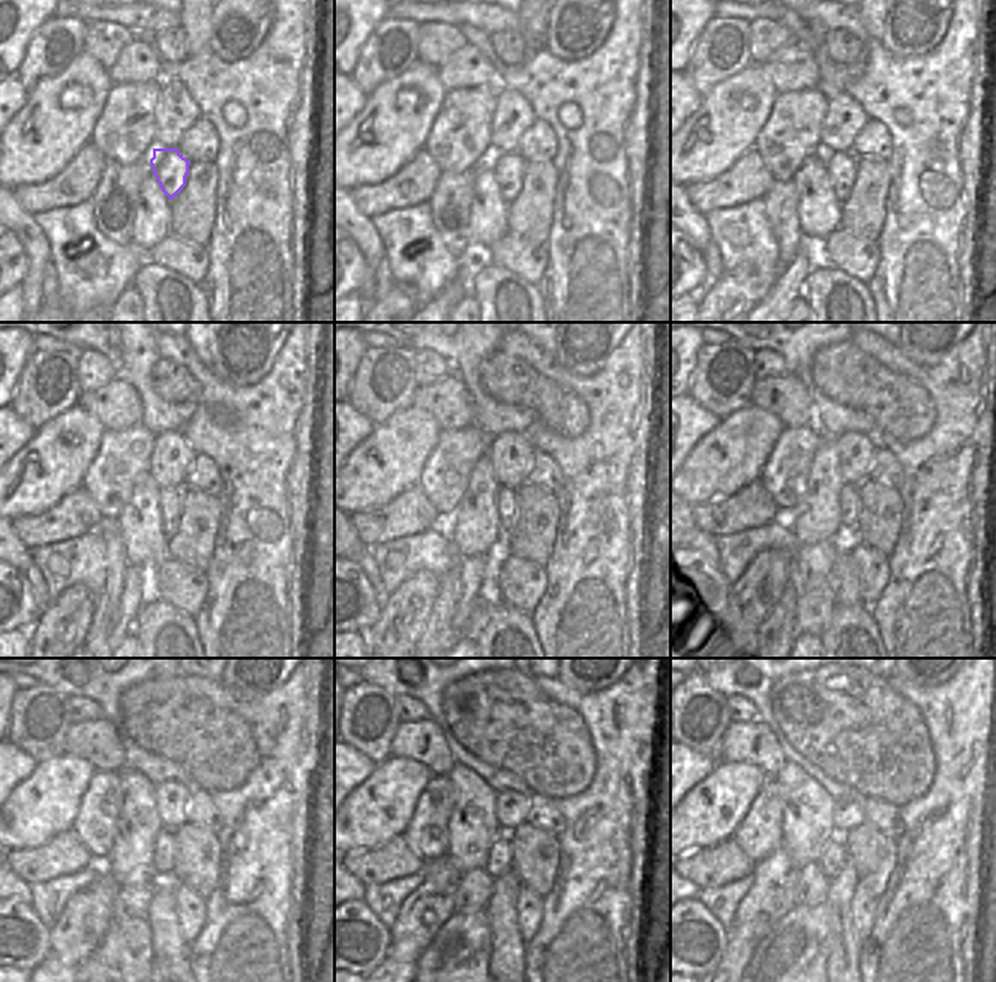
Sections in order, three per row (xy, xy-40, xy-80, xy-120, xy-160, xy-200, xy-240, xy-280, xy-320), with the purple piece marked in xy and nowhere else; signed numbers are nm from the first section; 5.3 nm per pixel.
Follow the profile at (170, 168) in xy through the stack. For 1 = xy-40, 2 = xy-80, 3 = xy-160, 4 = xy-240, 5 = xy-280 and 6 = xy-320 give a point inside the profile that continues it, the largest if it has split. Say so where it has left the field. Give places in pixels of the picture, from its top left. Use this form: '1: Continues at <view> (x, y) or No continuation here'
1: Continues at xy-40 (509, 168)
2: Continues at xy-80 (840, 165)
3: Continues at xy-160 (506, 496)
4: Continues at xy-240 (164, 847)
5: Continues at xy-280 (500, 861)
6: Continues at xy-320 (833, 856)

